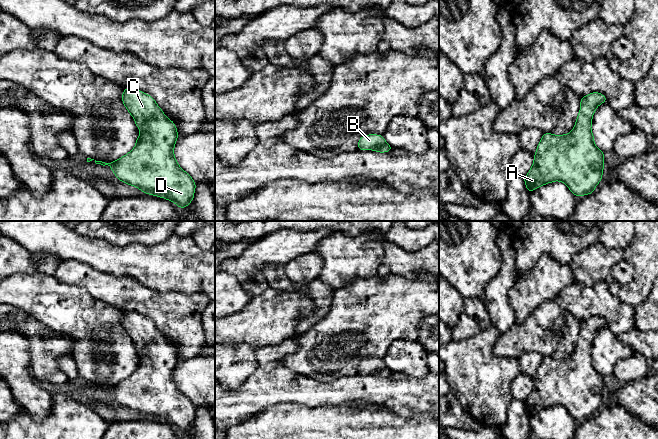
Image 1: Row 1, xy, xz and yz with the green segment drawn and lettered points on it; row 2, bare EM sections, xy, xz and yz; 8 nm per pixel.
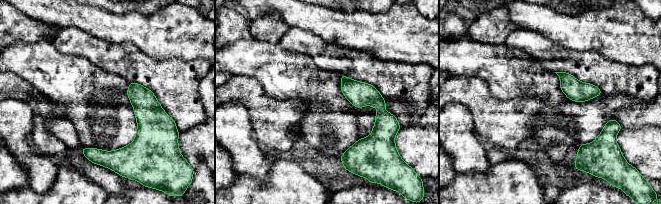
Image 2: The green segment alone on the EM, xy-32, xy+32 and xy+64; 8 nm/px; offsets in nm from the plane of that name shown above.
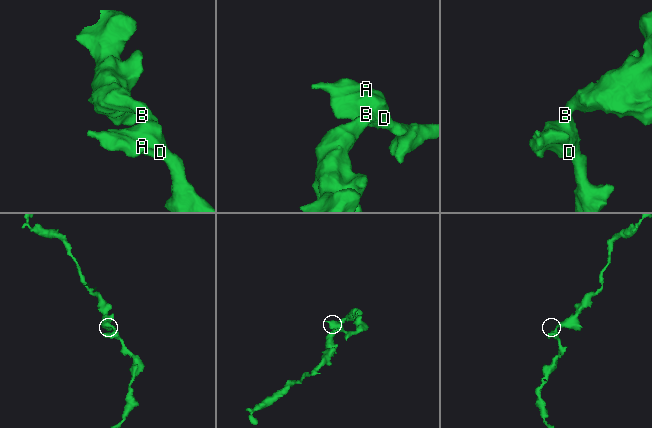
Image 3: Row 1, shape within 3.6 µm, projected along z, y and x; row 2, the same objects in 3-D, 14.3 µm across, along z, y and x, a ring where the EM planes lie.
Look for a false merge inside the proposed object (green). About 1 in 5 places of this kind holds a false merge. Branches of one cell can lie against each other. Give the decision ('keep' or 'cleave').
keep

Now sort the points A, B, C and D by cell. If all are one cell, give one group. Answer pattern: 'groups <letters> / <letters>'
groups A B C D

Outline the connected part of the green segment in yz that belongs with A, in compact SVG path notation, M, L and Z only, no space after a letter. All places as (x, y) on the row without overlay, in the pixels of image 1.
M592 316L581 322L580 336L569 358L544 357L534 378L534 386L524 401L528 416L561 405L575 420L594 416L603 399L604 376L594 367L592 340L606 321Z

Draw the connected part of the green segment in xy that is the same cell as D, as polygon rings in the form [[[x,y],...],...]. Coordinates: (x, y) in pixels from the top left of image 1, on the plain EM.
[[[124,312],[122,326],[140,353],[135,371],[114,386],[94,384],[95,387],[110,390],[120,405],[137,411],[145,418],[170,424],[179,432],[187,431],[194,423],[196,407],[175,383],[174,370],[179,361],[176,349],[165,340],[152,320],[140,314]]]

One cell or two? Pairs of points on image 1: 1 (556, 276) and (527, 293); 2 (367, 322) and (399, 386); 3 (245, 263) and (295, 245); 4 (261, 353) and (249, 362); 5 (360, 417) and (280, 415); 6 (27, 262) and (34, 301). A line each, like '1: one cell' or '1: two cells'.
1: one cell
2: two cells
3: one cell
4: two cells
5: one cell
6: two cells

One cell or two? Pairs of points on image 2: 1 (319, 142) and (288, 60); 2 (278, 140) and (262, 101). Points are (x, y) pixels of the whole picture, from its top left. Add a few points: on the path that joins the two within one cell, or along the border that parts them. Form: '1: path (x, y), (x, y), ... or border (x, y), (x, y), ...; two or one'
1: path (319, 122), (319, 95), (304, 80); one
2: path (272, 130), (272, 119), (266, 111); one

